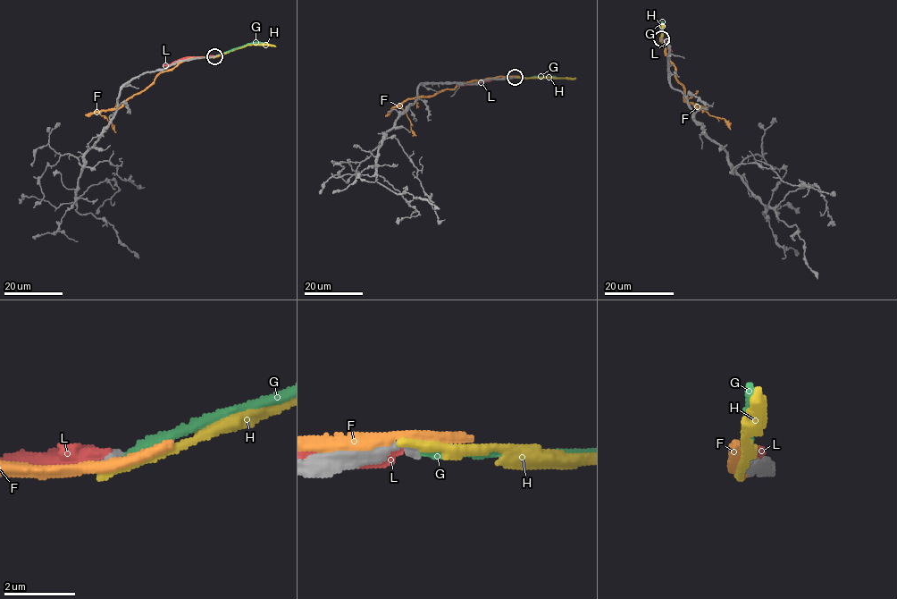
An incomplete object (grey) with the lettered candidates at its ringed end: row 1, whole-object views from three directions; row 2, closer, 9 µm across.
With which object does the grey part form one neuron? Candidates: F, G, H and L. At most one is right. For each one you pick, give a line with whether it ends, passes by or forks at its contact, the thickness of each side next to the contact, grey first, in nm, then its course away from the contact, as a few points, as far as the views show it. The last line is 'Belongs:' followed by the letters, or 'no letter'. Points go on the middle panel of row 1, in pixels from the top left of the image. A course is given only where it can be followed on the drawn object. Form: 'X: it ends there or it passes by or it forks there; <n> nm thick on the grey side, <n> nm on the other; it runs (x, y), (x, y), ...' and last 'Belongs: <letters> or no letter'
Belongs: no letter

